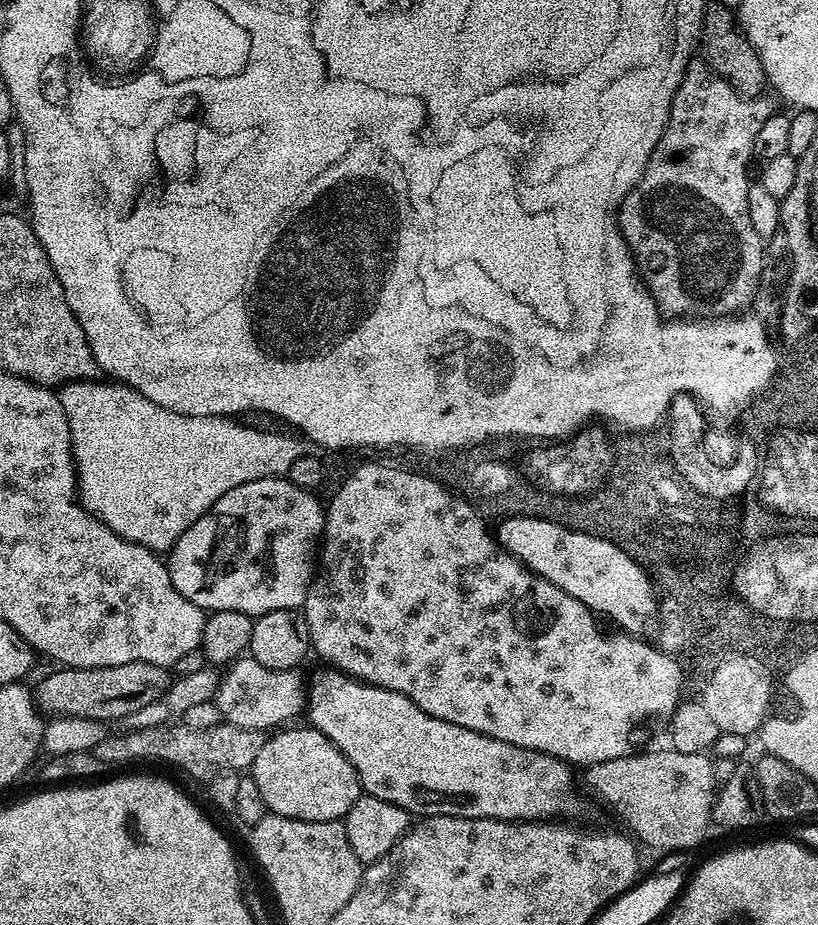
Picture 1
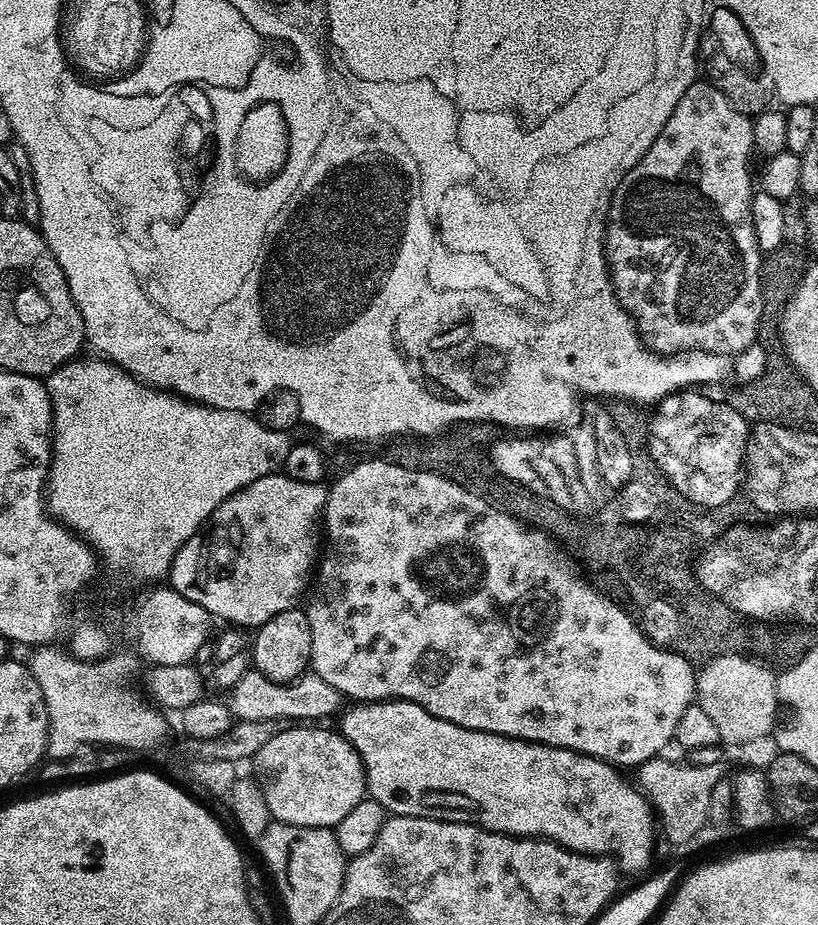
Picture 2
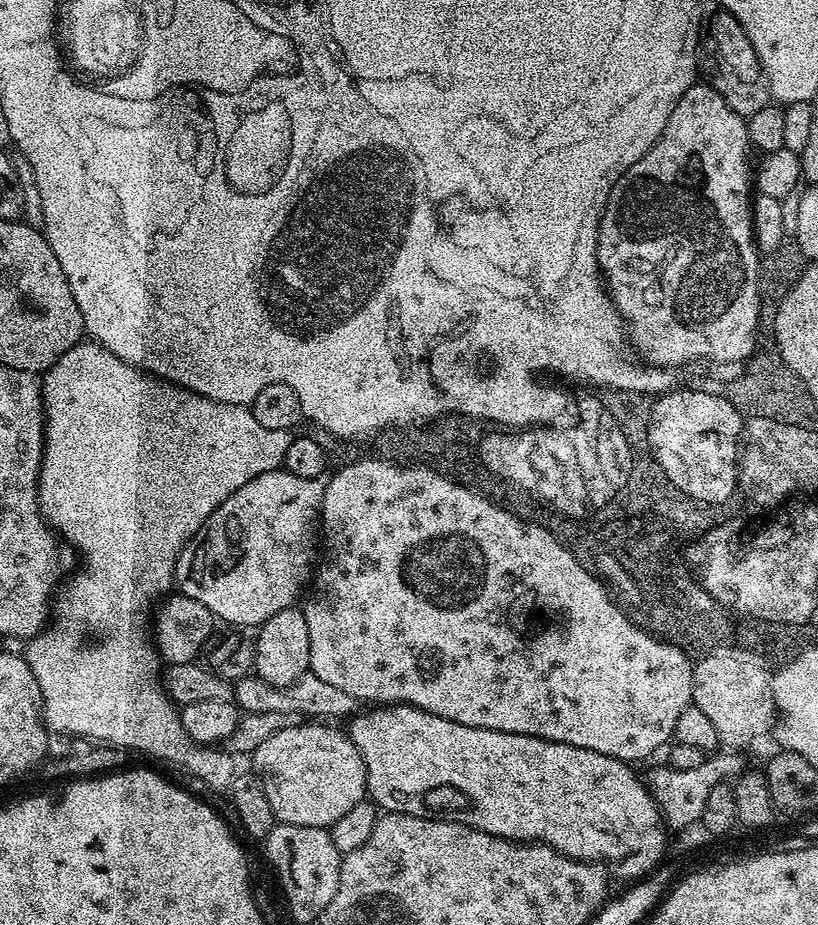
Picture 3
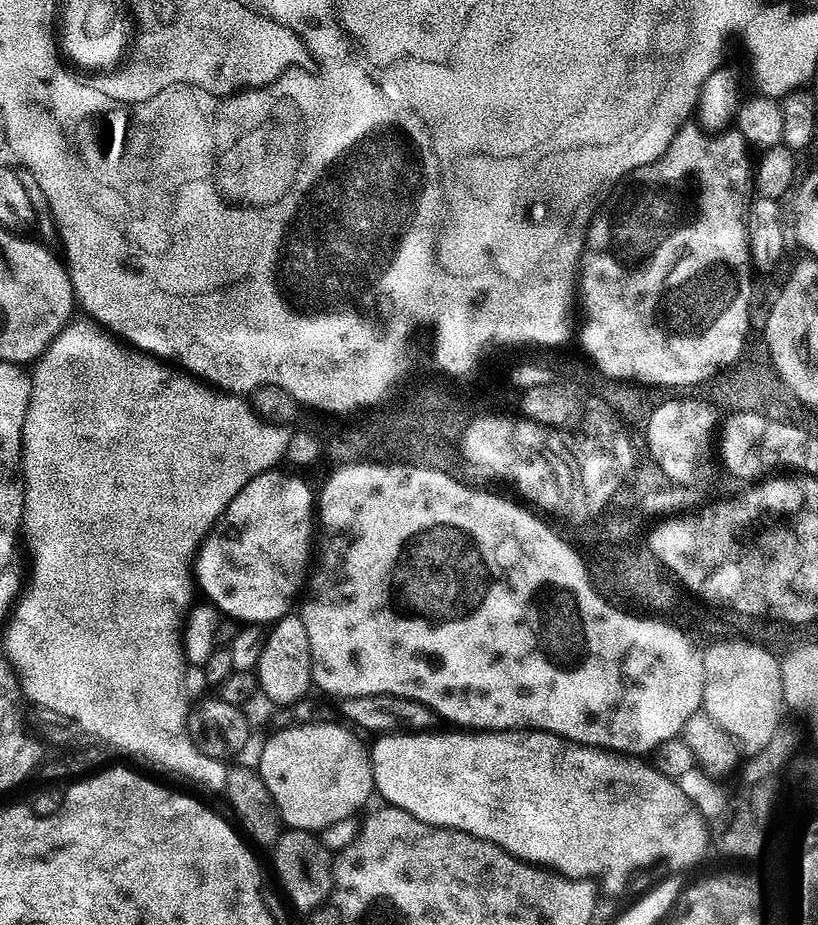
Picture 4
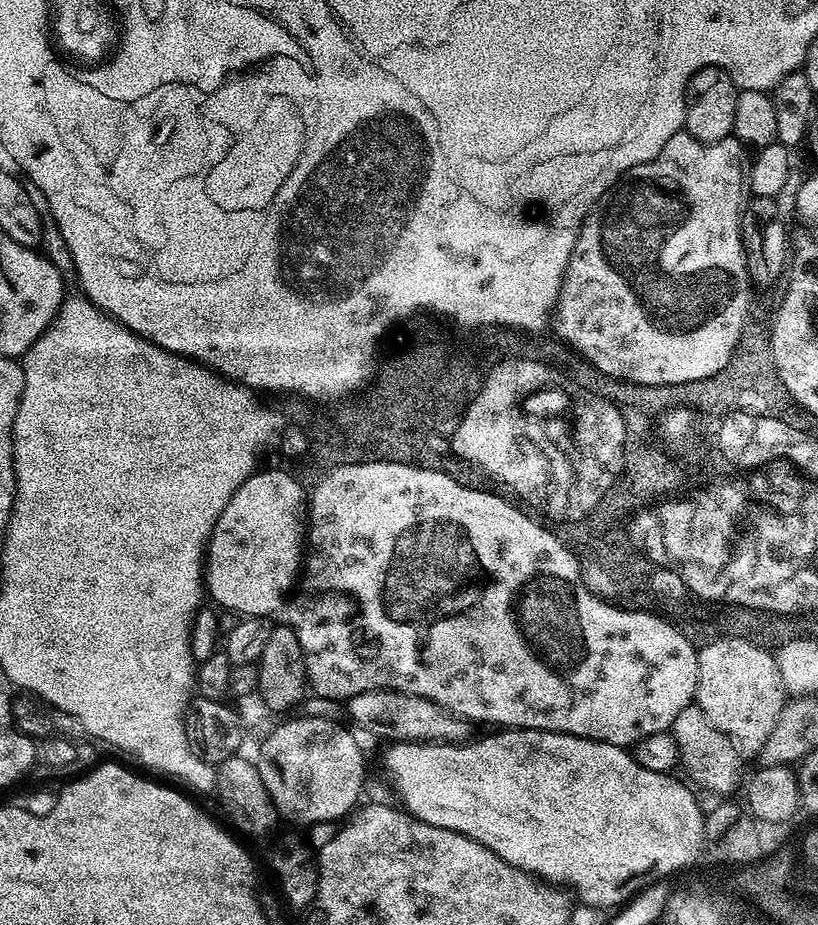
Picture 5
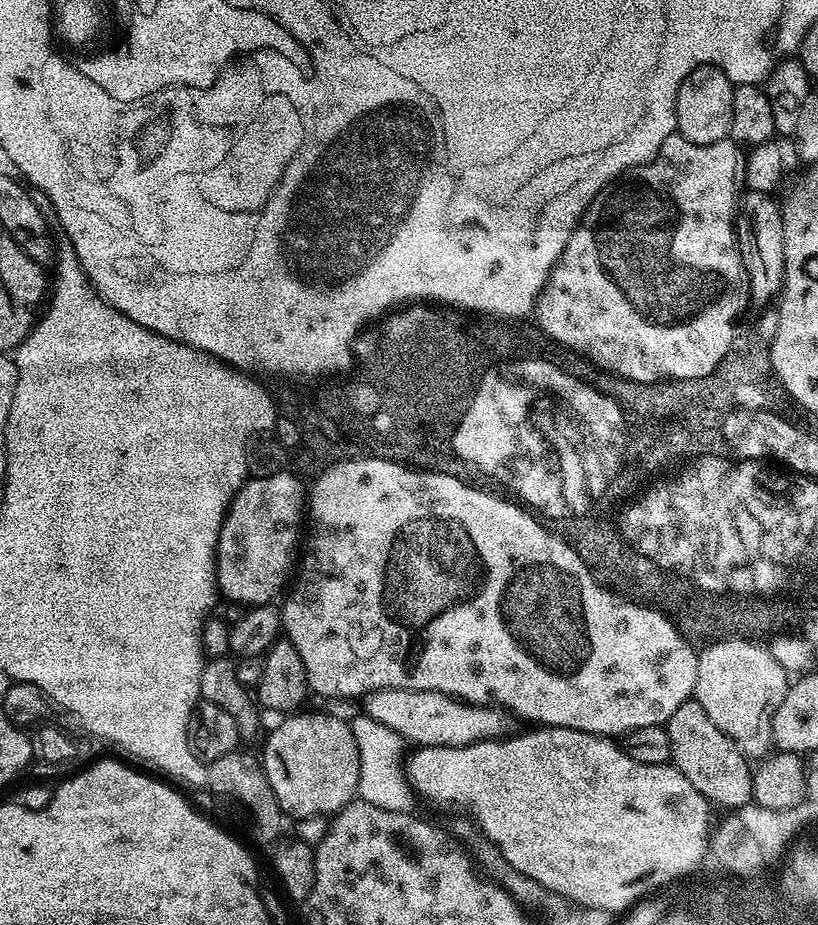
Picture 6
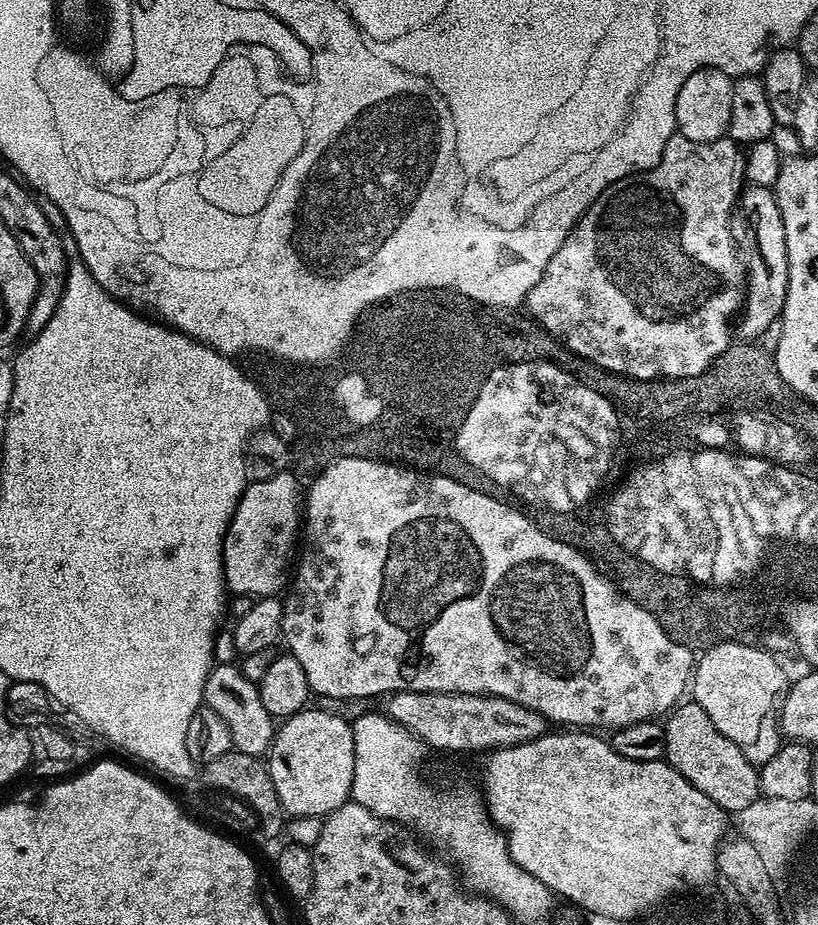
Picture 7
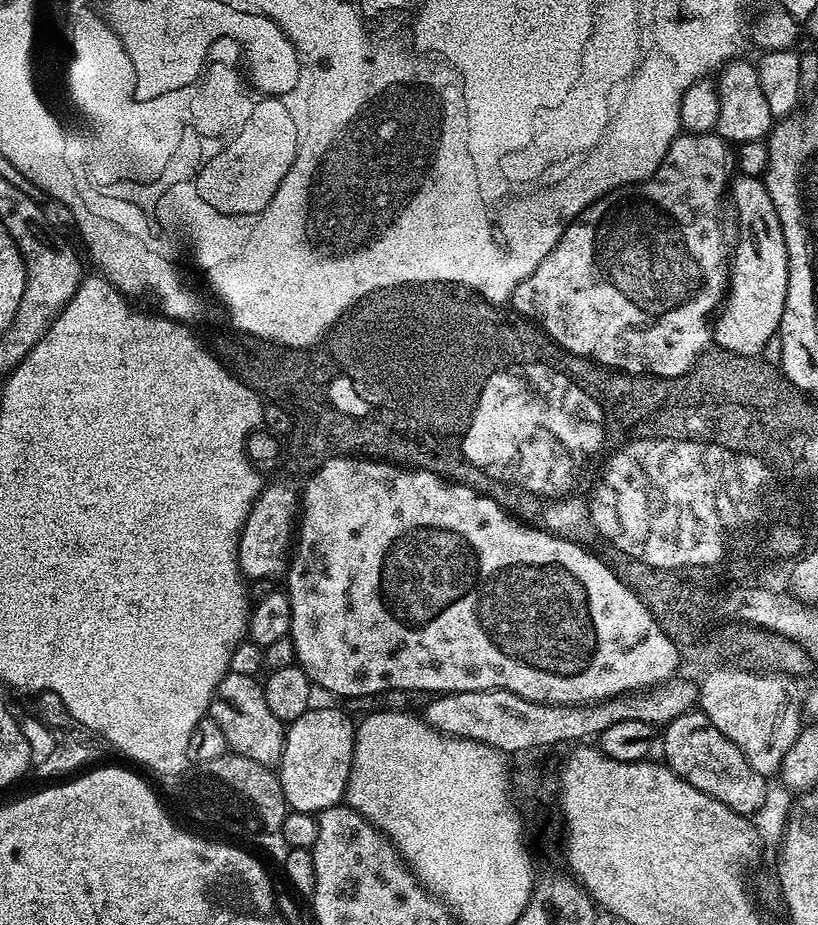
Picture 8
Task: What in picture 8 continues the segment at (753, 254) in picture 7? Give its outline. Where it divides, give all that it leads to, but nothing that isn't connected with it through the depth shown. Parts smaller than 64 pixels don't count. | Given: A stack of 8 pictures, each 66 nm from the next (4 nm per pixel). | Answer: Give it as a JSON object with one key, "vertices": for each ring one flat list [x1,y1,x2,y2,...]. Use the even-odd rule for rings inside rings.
{"vertices":[[737,175,730,185,730,200,740,211,740,241,730,260,730,283,726,299,714,320,717,349,739,356,761,355,760,348,773,343,780,331,788,289,786,242,768,187,758,176]]}

